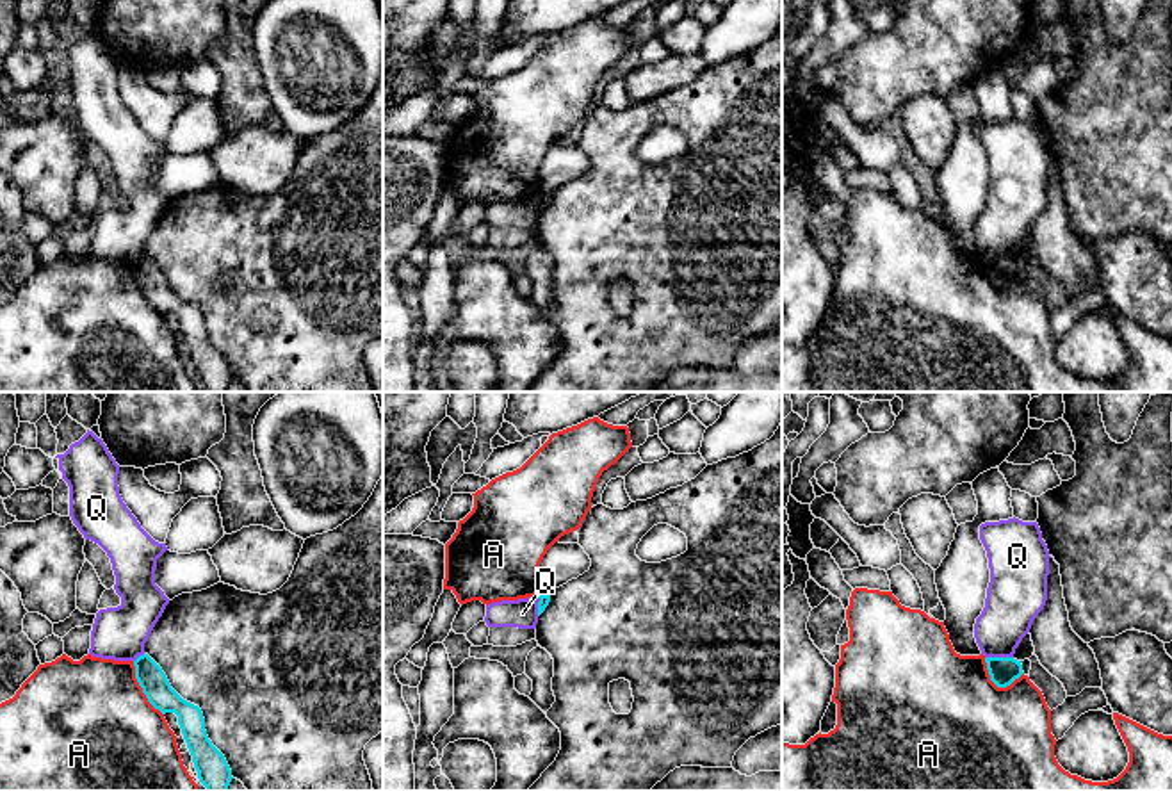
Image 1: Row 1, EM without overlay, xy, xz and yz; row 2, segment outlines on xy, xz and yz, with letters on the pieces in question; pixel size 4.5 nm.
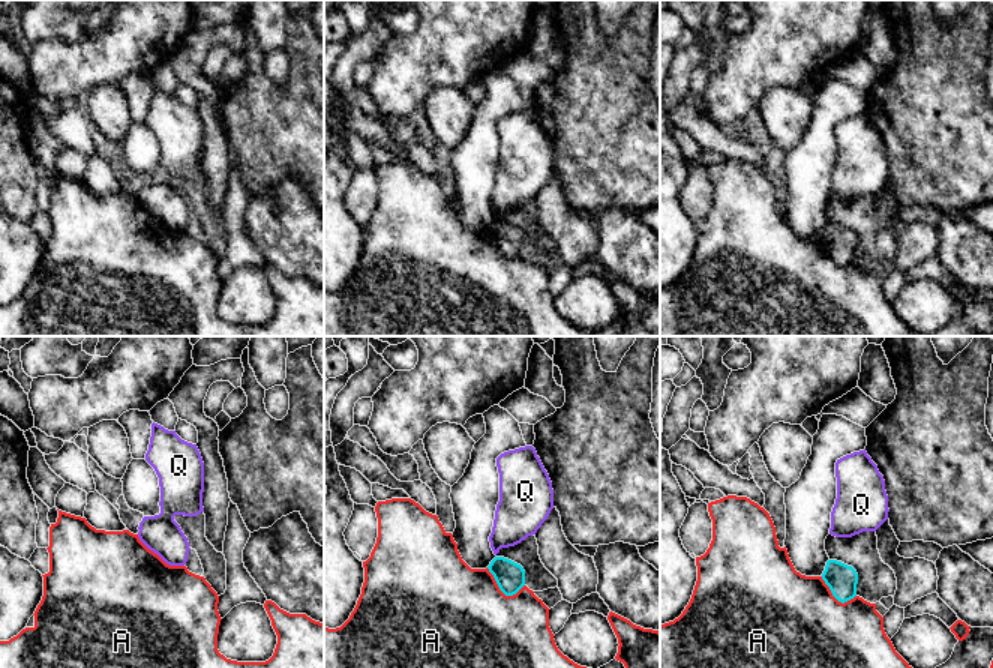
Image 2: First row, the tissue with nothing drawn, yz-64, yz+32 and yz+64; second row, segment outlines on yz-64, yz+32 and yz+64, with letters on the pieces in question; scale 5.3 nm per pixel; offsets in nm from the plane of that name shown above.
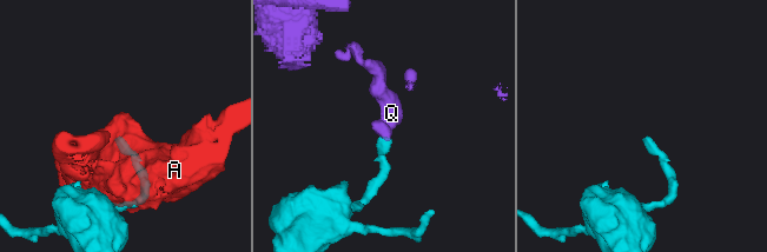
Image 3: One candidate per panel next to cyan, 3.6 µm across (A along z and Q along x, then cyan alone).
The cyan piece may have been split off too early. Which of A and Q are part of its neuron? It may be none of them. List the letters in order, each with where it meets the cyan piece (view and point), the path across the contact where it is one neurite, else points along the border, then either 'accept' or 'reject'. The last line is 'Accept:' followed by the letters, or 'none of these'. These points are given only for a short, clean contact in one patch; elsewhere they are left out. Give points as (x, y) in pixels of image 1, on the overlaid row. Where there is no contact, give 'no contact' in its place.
A: meets cyan in xy at (141, 686); reject
Q: meets cyan in yz at (1000, 658); border along yz (985, 656), (1012, 658); reject
Accept: none of these

